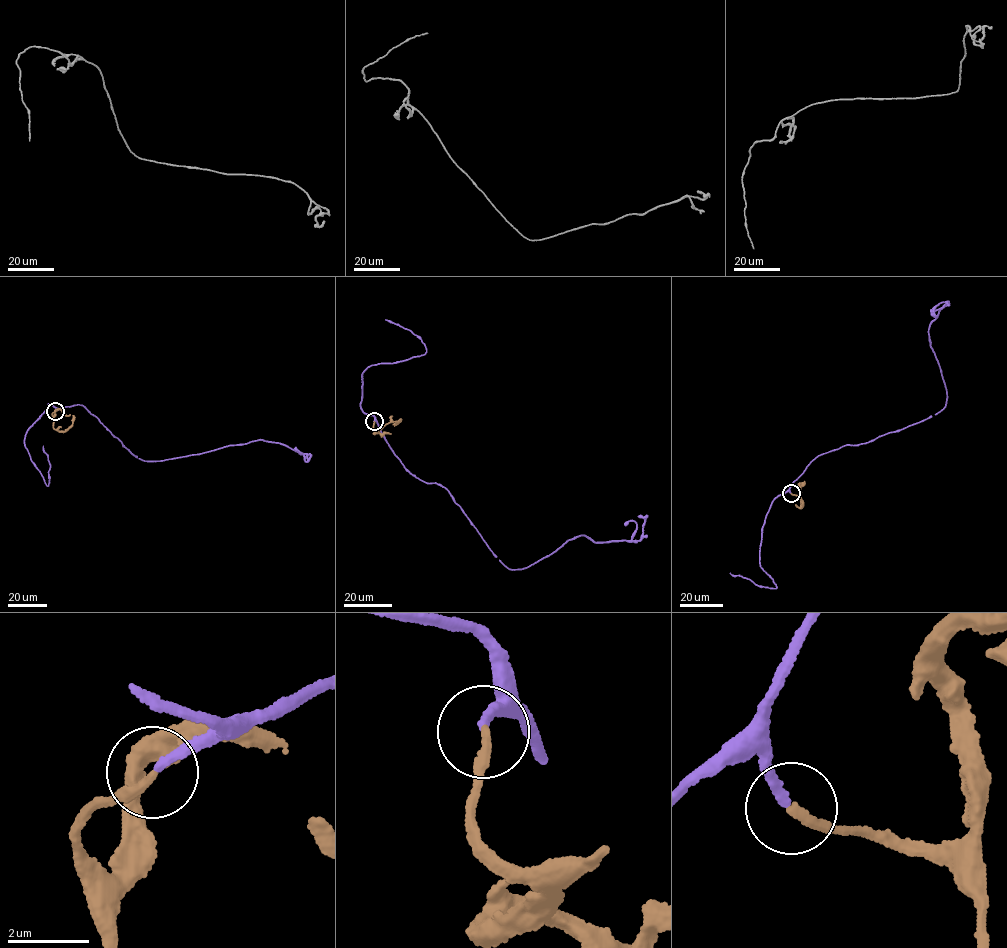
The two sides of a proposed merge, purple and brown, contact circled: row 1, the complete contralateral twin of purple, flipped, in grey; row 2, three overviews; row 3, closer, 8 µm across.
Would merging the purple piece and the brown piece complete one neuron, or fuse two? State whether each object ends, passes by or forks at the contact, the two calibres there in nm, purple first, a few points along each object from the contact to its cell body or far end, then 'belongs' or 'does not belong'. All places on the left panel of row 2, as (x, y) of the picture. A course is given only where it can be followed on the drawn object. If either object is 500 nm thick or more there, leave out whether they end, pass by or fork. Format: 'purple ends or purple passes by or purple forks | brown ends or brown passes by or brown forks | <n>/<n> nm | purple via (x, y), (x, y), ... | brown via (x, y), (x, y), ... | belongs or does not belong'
purple ends | brown ends | 220/240 nm | purple via (56, 411), (83, 406), (124, 447), (149, 461), (262, 440), (310, 454), (310, 459), (305, 460), (304, 455) | brown via (55, 411), (52, 414), (53, 427), (61, 432), (72, 425), (73, 415) | belongs

